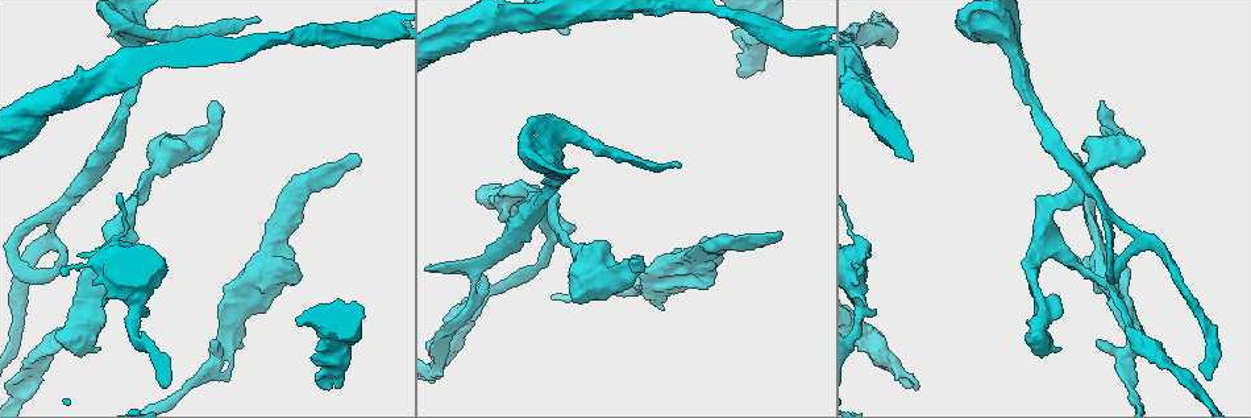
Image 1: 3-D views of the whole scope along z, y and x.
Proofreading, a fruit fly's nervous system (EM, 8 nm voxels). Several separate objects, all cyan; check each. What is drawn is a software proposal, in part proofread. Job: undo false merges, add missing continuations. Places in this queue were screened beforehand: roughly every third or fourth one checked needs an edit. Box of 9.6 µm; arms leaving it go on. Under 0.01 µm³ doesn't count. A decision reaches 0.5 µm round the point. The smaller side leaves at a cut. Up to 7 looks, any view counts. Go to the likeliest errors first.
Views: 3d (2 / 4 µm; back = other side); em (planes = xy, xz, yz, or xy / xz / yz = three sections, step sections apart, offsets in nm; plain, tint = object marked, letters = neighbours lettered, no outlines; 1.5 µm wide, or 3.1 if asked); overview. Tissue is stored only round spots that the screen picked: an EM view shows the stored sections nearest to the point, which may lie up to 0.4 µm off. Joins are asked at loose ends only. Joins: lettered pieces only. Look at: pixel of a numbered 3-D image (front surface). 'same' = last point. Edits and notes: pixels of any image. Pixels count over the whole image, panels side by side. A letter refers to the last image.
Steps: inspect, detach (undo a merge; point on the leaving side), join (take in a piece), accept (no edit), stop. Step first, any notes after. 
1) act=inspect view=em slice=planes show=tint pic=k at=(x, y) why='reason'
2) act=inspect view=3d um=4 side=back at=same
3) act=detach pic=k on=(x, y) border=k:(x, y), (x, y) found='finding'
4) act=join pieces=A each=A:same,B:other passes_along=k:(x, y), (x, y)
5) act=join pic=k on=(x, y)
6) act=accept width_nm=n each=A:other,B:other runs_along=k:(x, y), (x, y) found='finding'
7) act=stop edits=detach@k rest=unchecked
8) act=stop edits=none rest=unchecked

act=inspect view=em slice=planes show=tint pic=1 at=(917, 387) why='free end'

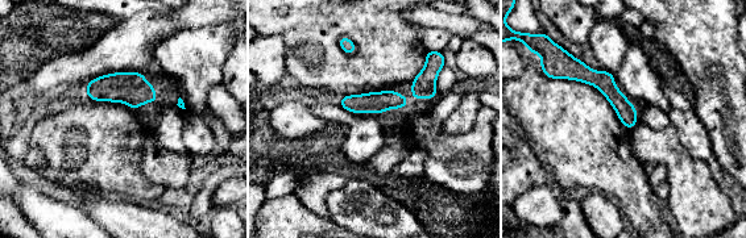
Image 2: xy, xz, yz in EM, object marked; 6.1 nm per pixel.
act=inspect view=em slice=planes show=letters at=same

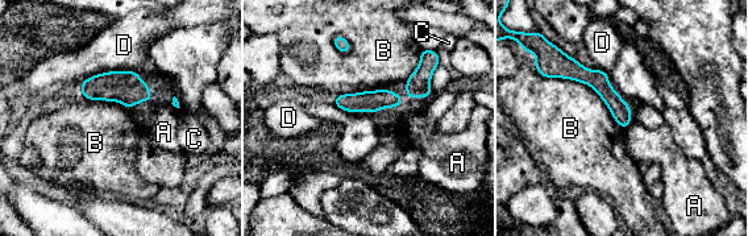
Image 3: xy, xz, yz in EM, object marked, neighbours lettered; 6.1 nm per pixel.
act=accept each=A:other,B:other,C:other,D:other border=3:(541, 75), (586, 83), (624, 129) found='none of them fits'

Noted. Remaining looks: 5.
act=inspect view=3d um=4 pic=1 at=(459, 272) why='touches itself'

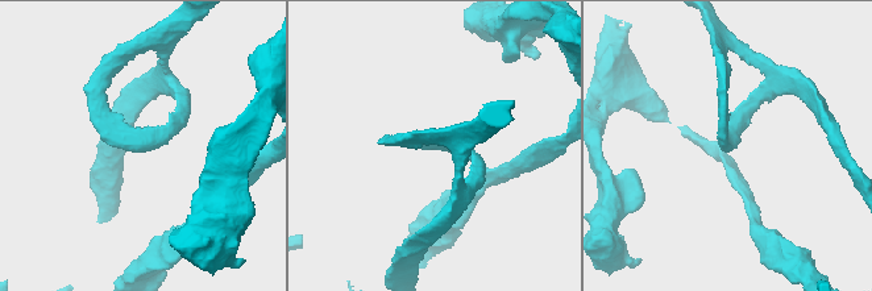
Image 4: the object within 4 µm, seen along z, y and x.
act=inspect view=em slice=xy step=8 show=tint pic=4 at=(142, 135) why='now the EM'

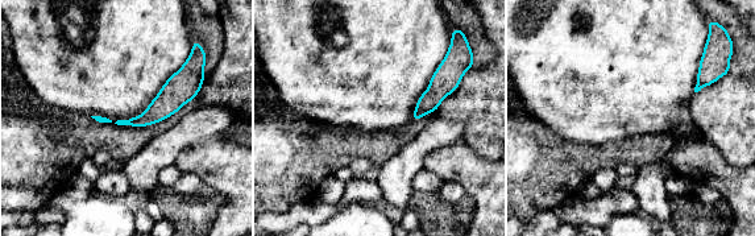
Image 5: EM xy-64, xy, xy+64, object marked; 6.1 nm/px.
act=inspect view=em slice=xz step=8 show=letters at=same

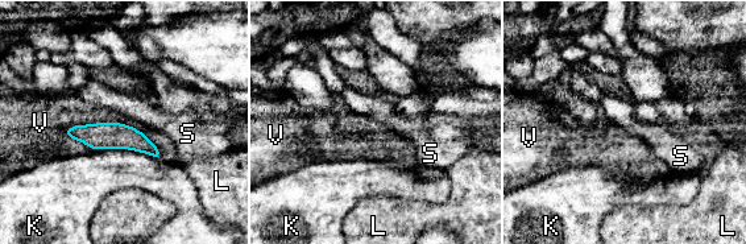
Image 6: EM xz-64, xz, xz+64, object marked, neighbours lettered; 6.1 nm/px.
act=accept each=K:other,L:other,S:other,V:other found='continuous, no second cell'

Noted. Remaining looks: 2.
act=inspect view=3d um=2 pic=1 at=(553, 213) why='sudden change in width'

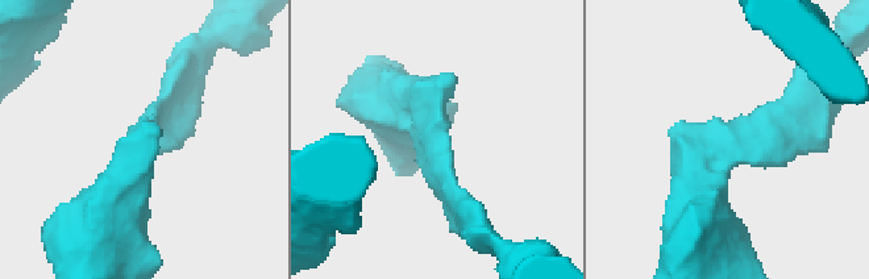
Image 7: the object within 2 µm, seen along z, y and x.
act=inspect view=em slice=planes show=letters pic=7 at=(728, 141) arm_widths_nm=200,440

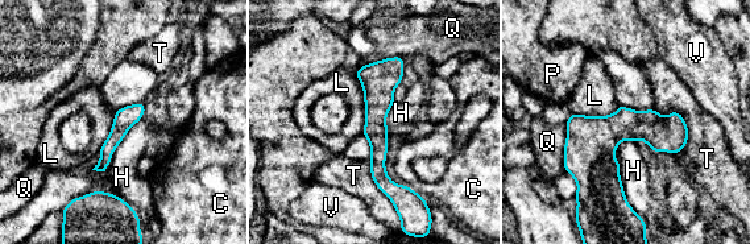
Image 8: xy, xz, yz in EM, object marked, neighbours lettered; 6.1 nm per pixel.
act=accept width_nm=140 each=C:other,H:other,L:other,P:other,Q:other,T:other,V:other runs_along=8:(396, 60), (378, 176), (402, 198) found='one cell here'

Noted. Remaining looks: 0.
act=stop edits=none rest=unchecked

